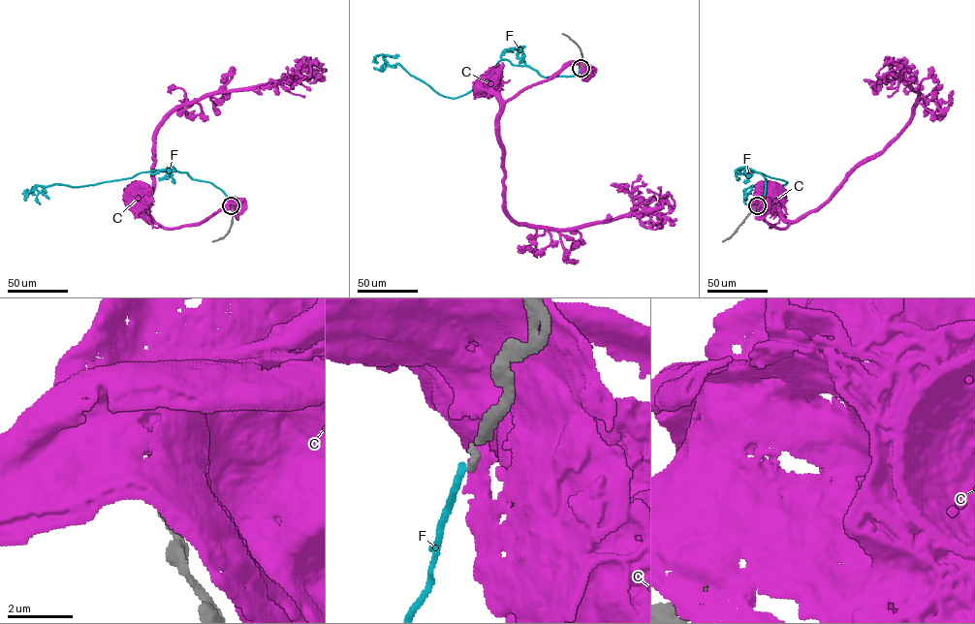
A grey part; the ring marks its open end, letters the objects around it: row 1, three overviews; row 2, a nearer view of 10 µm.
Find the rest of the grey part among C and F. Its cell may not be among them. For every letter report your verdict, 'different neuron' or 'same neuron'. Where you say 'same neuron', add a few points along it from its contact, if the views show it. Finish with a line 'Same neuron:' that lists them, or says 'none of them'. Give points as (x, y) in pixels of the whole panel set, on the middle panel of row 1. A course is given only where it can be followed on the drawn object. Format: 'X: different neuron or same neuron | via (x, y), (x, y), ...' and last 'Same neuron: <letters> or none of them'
C: different neuron
F: different neuron
Same neuron: none of them

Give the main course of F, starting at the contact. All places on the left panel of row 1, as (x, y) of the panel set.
F: (231, 205), (226, 195), (213, 185), (177, 171), (152, 171), (83, 186), (37, 186), (25, 194), (27, 189)

